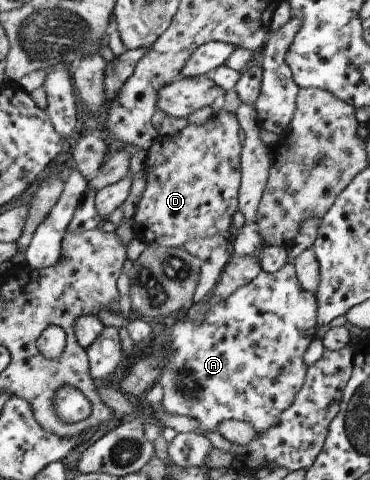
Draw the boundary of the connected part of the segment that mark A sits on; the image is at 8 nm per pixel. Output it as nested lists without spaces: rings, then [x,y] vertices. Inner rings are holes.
[[[290,261],[286,264],[286,267],[280,269],[276,273],[268,273],[266,271],[260,272],[260,275],[256,277],[251,284],[245,285],[243,288],[238,289],[232,297],[227,297],[226,301],[220,301],[216,305],[212,305],[202,323],[196,323],[192,321],[190,317],[183,317],[178,321],[172,323],[172,331],[170,331],[170,341],[166,343],[166,365],[164,365],[164,373],[160,375],[158,383],[163,387],[164,397],[160,402],[161,405],[166,407],[168,413],[176,413],[178,415],[188,415],[188,417],[194,417],[199,421],[198,433],[208,433],[208,431],[218,431],[220,429],[220,423],[226,421],[226,419],[237,419],[238,421],[246,421],[253,426],[253,429],[258,432],[267,432],[272,425],[279,423],[280,417],[283,415],[291,405],[295,404],[296,398],[303,388],[305,381],[307,380],[308,365],[304,363],[305,353],[314,339],[316,339],[316,333],[318,331],[318,300],[317,293],[307,291],[304,289],[304,285],[300,285],[300,279],[297,275],[297,269],[294,261]]]

